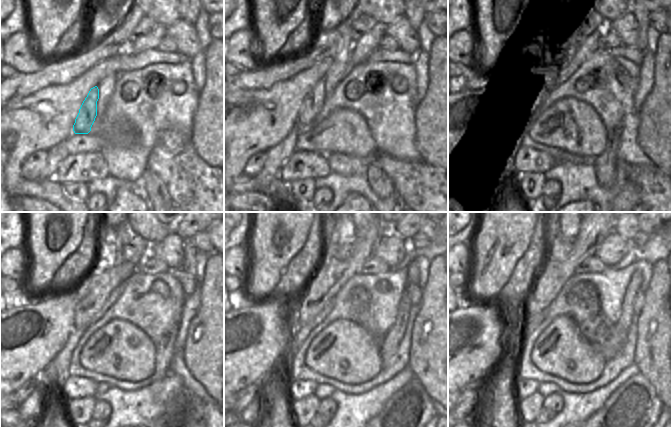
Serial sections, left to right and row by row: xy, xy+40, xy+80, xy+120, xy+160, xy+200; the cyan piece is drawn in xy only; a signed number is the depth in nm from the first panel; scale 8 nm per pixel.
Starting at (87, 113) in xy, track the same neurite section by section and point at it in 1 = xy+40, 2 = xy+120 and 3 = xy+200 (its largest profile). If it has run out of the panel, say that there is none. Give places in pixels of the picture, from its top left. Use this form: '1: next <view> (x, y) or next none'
1: next xy+40 (313, 102)
2: next xy+120 (98, 285)
3: next xy+200 (552, 276)

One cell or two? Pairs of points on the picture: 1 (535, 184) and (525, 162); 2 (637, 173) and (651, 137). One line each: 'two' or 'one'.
1: two
2: two

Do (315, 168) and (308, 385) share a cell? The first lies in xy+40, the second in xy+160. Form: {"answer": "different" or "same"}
{"answer": "same"}

